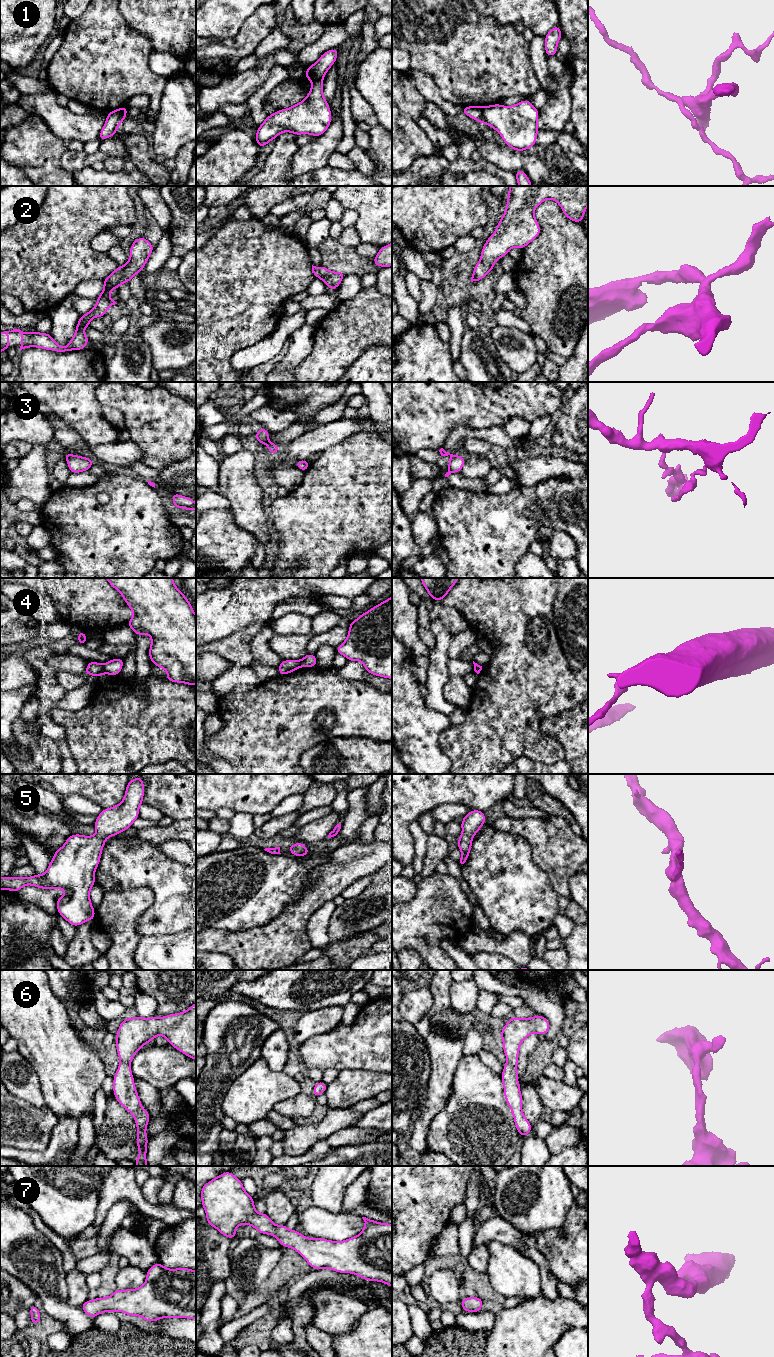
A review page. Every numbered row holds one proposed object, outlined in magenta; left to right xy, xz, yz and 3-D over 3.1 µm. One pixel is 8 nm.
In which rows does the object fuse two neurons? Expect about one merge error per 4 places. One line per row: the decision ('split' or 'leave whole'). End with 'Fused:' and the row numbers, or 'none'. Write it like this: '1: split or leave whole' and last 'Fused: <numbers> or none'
1: split
2: leave whole
3: split
4: split
5: leave whole
6: leave whole
7: leave whole
Fused: 1, 3, 4

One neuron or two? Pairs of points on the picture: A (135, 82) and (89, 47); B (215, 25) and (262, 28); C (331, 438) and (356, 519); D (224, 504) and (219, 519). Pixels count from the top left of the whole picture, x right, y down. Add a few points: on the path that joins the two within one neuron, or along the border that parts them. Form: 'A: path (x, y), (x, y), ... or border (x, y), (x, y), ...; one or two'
A: path (124, 72), (100, 58); one
B: border (256, 10), (234, 35), (227, 38), (219, 38); two
C: border (354, 433), (328, 446), (322, 452); two
D: border (229, 509), (208, 509), (206, 511); two

